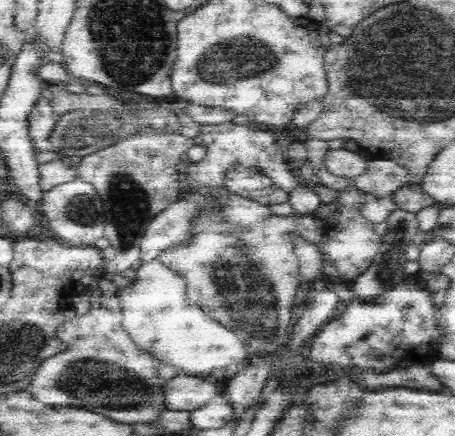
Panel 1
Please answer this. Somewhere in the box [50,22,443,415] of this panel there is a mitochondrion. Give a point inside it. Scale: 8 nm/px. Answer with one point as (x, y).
(249, 294)

